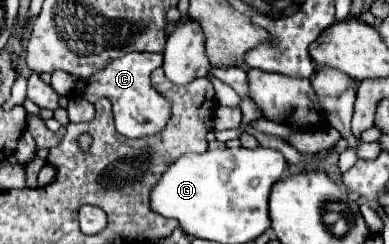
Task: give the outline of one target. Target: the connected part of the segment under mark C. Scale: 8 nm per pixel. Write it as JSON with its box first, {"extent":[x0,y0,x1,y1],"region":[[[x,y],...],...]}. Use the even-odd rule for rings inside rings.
{"extent":[73,51,171,137],"region":[[[133,51],[113,59],[103,71],[97,75],[91,75],[89,79],[75,79],[73,93],[87,99],[89,103],[95,103],[99,99],[109,99],[113,105],[113,117],[115,127],[125,137],[149,137],[157,135],[171,117],[171,105],[169,101],[157,93],[157,89],[151,85],[151,73],[163,65],[163,53],[138,53]]]}

